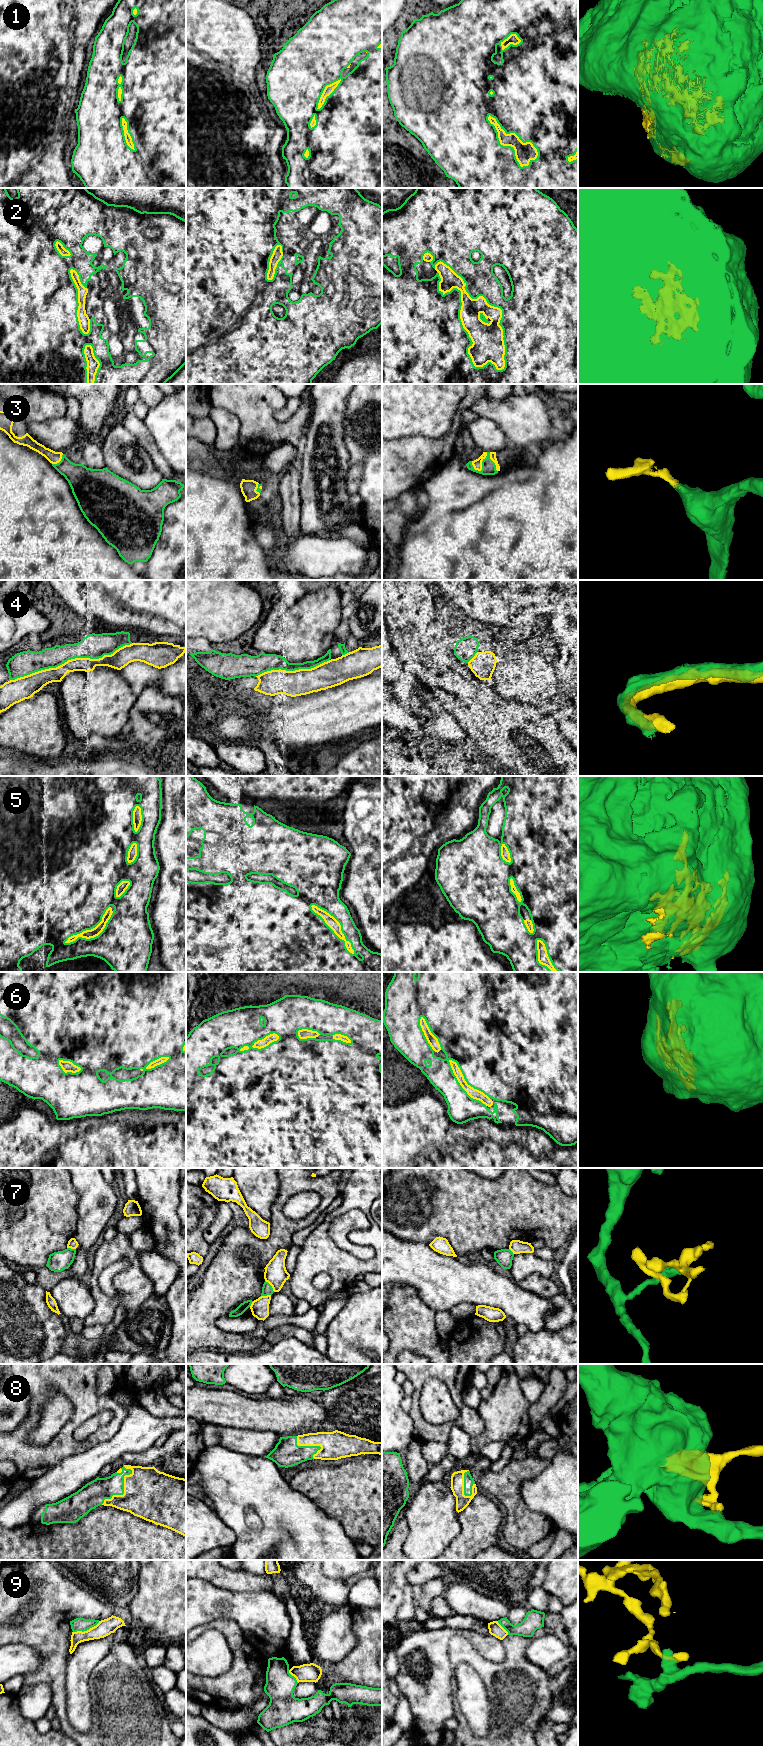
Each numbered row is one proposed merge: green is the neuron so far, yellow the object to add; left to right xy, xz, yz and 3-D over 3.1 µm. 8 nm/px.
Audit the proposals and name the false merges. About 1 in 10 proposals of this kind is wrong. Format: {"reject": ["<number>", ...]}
{"reject": ["7", "9"]}

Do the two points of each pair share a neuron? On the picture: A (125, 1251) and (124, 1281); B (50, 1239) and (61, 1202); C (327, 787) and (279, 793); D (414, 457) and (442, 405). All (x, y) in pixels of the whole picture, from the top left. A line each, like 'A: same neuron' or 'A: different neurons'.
A: same neuron
B: same neuron
C: same neuron
D: different neurons

